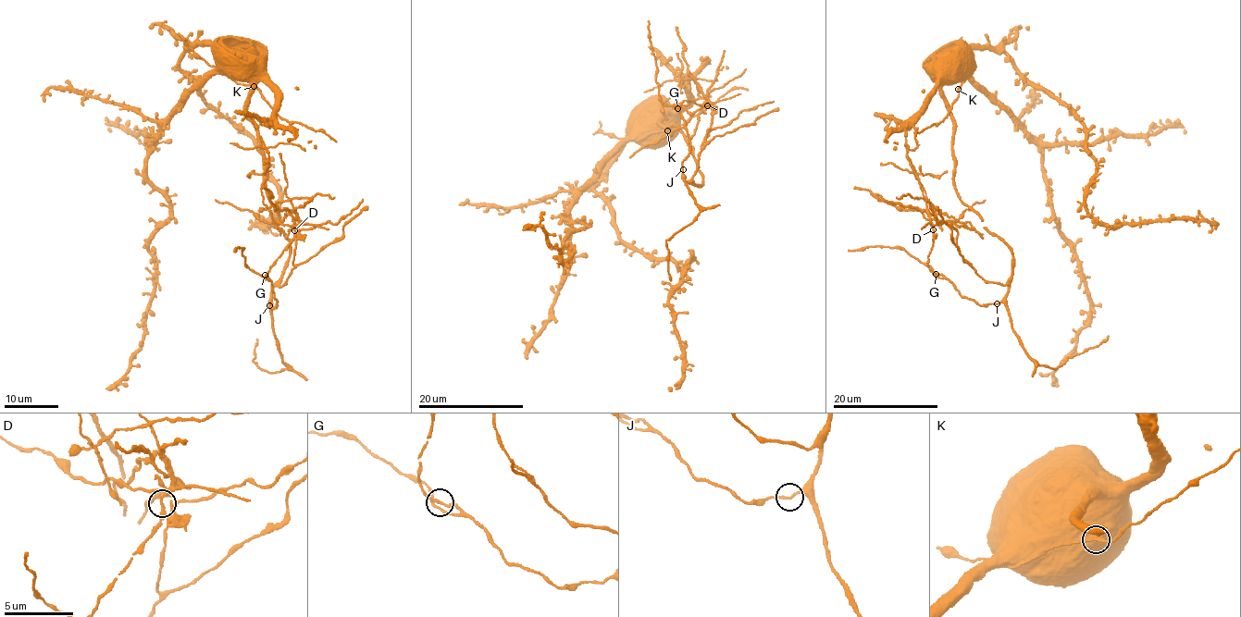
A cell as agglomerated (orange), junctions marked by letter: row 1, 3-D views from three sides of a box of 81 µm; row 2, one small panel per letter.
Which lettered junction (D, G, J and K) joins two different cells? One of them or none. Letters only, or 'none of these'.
D

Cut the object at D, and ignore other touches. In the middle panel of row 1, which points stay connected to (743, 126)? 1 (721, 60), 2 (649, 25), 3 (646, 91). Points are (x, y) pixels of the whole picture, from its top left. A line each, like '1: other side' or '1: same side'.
1: other side
2: same side
3: other side

